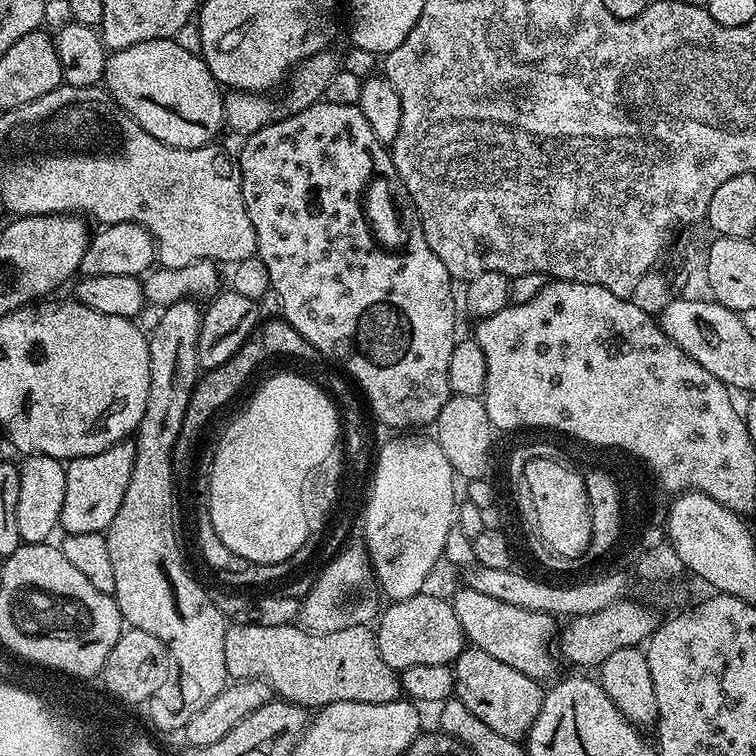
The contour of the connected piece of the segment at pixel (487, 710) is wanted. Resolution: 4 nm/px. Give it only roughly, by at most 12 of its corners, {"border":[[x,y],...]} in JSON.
{"border":[[468,646],[454,692],[490,730],[519,741],[545,689]]}

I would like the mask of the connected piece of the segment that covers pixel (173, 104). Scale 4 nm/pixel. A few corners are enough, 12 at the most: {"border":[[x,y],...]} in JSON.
{"border":[[175,39],[111,53],[103,83],[175,148],[213,143],[221,85]]}

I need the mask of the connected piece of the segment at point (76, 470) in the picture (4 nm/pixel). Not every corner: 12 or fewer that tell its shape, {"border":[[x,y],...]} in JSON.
{"border":[[121,440],[67,461],[59,527],[104,532],[136,461]]}

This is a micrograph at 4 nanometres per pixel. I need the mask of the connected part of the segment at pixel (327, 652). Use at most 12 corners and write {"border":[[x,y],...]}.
{"border":[[233,623],[233,681],[316,710],[401,699],[376,633]]}

